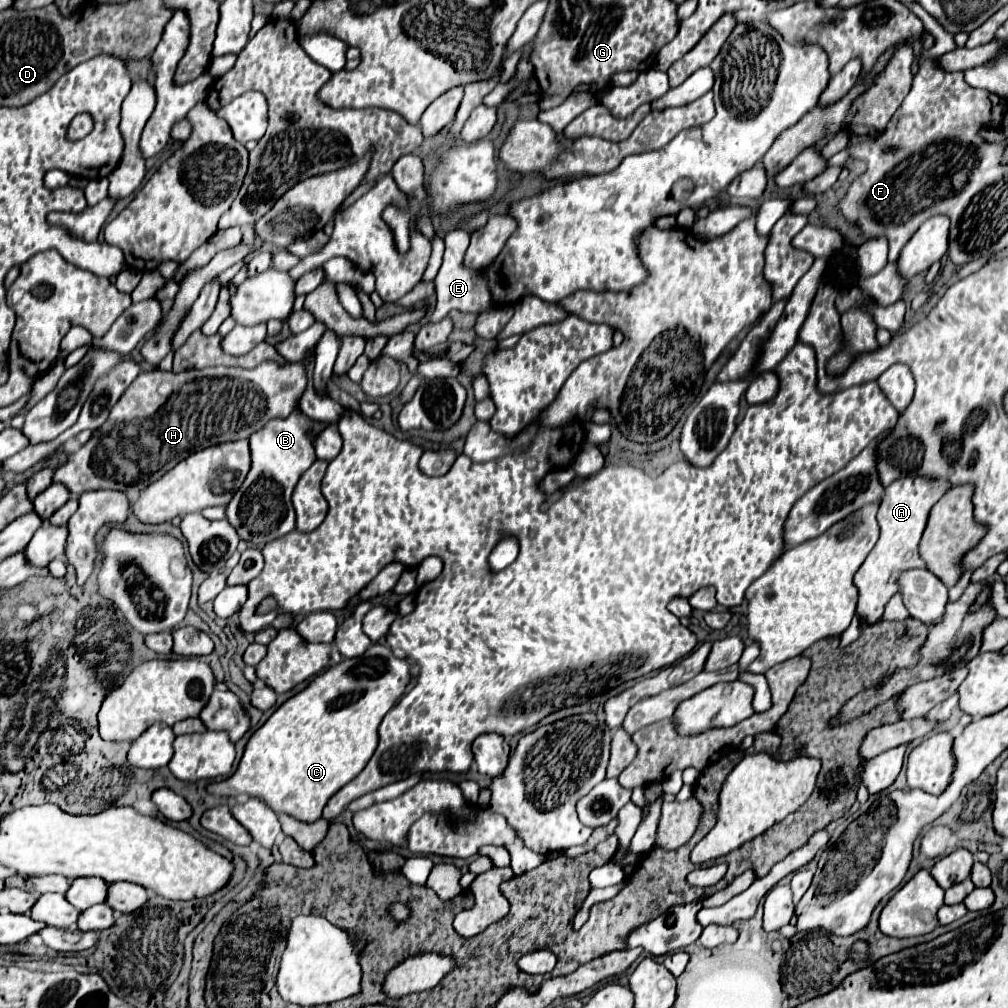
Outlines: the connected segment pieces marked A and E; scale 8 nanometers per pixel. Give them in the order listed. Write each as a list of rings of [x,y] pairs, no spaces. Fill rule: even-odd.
[[[901,477],[893,481],[889,487],[885,487],[885,495],[879,507],[879,527],[881,537],[877,545],[871,549],[859,571],[855,573],[855,585],[859,589],[859,603],[857,613],[861,615],[861,621],[867,619],[869,623],[875,623],[883,617],[883,609],[887,601],[899,591],[899,573],[917,567],[915,561],[923,561],[919,557],[919,541],[923,535],[923,529],[927,525],[927,517],[931,507],[949,491],[949,483],[945,479],[929,479],[929,477]]]
[[[449,231],[445,237],[445,255],[443,255],[443,265],[435,277],[435,295],[437,295],[437,305],[431,315],[431,321],[443,319],[451,309],[457,309],[461,313],[483,313],[493,309],[493,299],[491,291],[487,287],[487,279],[481,275],[481,271],[469,269],[463,265],[465,251],[469,247],[469,233],[467,231]]]

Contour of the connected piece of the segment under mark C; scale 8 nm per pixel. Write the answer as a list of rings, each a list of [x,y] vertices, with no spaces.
[[[373,643],[363,657],[343,659],[335,667],[329,667],[311,681],[307,689],[285,701],[267,723],[253,733],[237,771],[219,783],[207,787],[213,795],[249,795],[263,799],[275,813],[287,813],[299,821],[313,823],[321,817],[325,803],[351,779],[355,779],[377,747],[377,727],[383,715],[403,697],[405,687],[411,681],[411,663],[399,659],[385,643]]]

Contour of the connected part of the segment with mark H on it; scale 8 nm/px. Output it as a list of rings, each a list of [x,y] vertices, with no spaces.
[[[267,361],[255,369],[211,367],[199,371],[191,369],[179,375],[157,369],[143,371],[121,395],[121,399],[111,409],[107,421],[91,435],[91,439],[77,453],[69,453],[67,463],[55,471],[53,481],[63,483],[75,497],[95,489],[117,489],[125,491],[129,499],[135,499],[141,489],[161,479],[171,467],[175,467],[181,459],[195,453],[197,449],[203,449],[207,445],[219,445],[225,441],[247,439],[251,433],[259,431],[269,419],[287,417],[297,405],[305,387],[305,367],[299,363],[277,365],[273,361]]]

